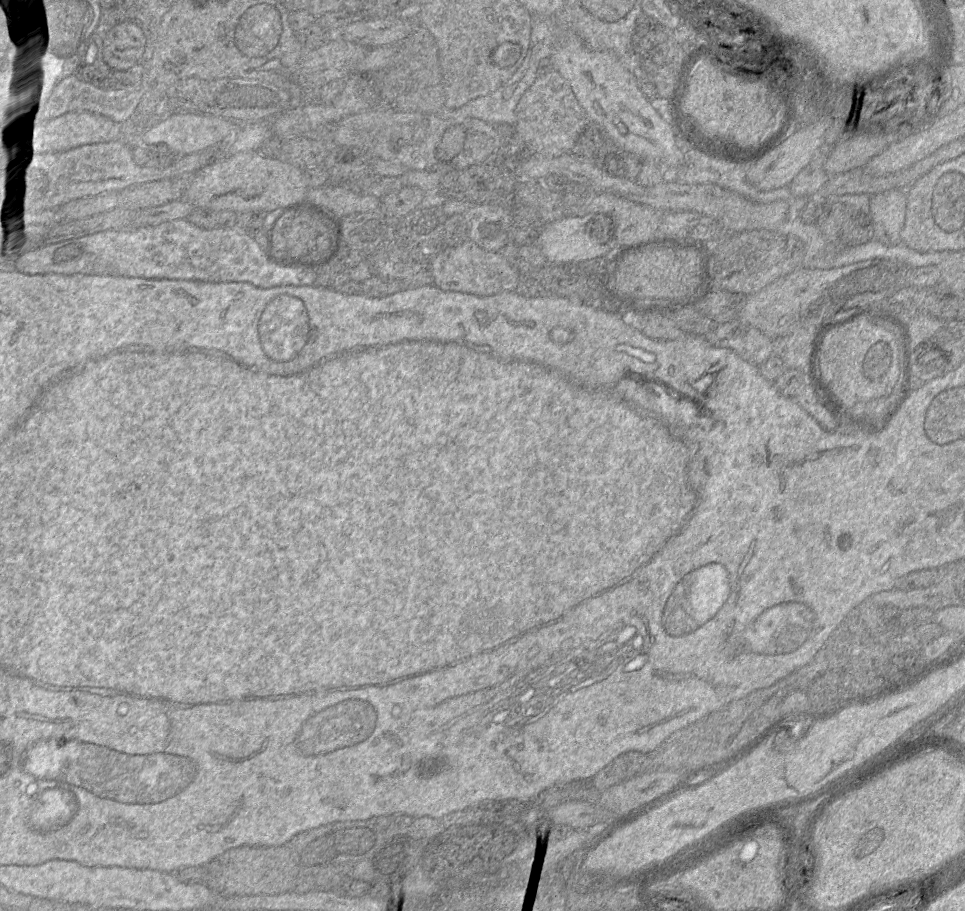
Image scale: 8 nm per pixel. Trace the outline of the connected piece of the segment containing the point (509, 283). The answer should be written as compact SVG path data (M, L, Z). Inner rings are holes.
M470 239L459 246L445 248L430 265L434 284L441 289L477 296L515 291L521 275L521 272L500 253L486 251Z

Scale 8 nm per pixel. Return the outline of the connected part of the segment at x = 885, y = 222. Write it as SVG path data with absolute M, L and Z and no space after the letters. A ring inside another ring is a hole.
M891 189L870 195L869 212L873 223L873 239L885 245L901 242L901 231L905 223L907 192Z

